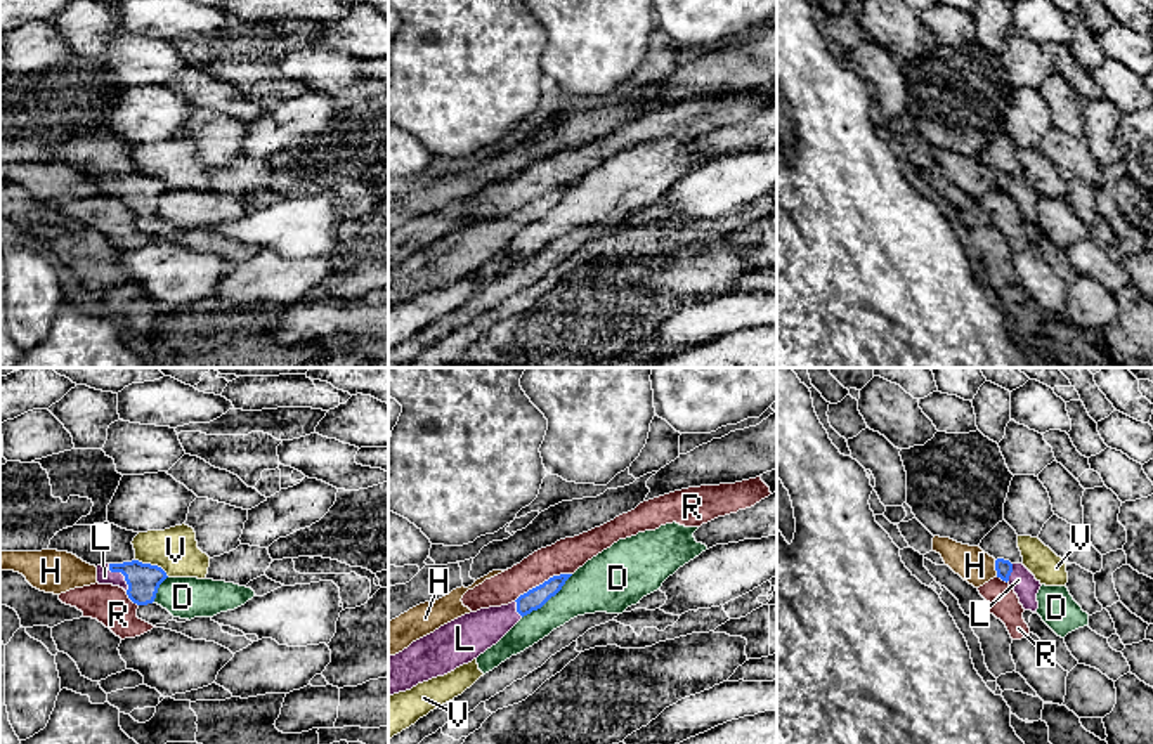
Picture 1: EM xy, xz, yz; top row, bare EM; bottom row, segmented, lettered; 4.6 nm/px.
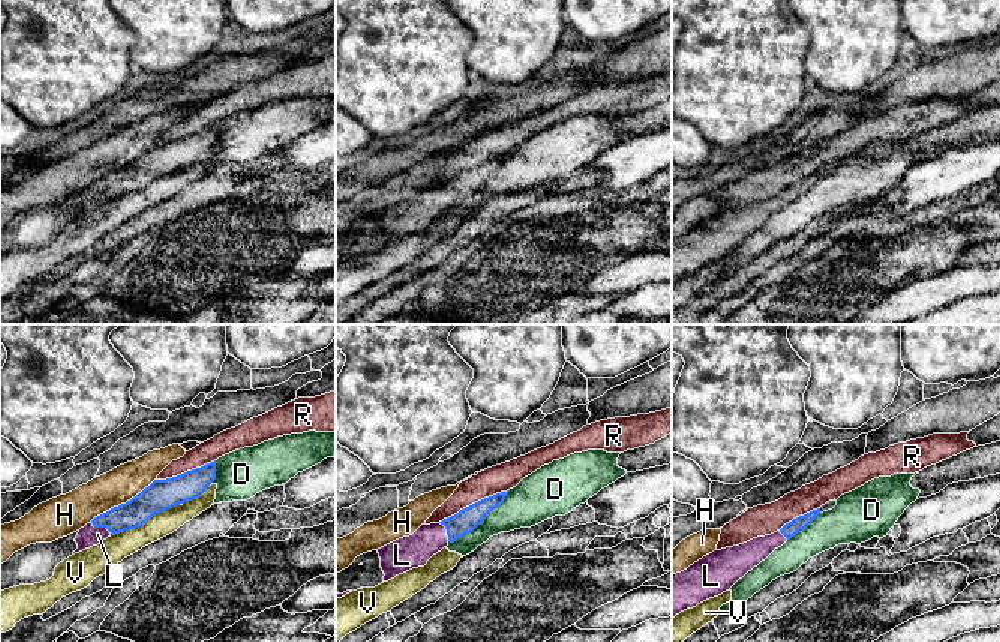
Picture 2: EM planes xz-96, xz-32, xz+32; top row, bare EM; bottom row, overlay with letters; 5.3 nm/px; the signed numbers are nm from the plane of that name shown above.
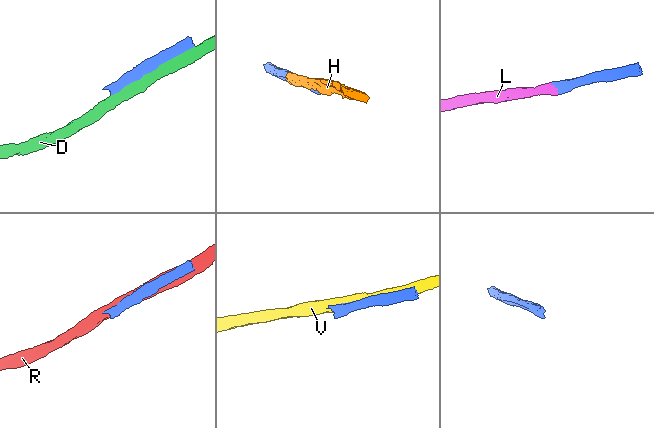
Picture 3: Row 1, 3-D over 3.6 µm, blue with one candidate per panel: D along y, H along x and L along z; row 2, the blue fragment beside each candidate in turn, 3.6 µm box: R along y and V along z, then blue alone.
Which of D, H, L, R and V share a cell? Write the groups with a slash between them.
D / H / L / R / V

